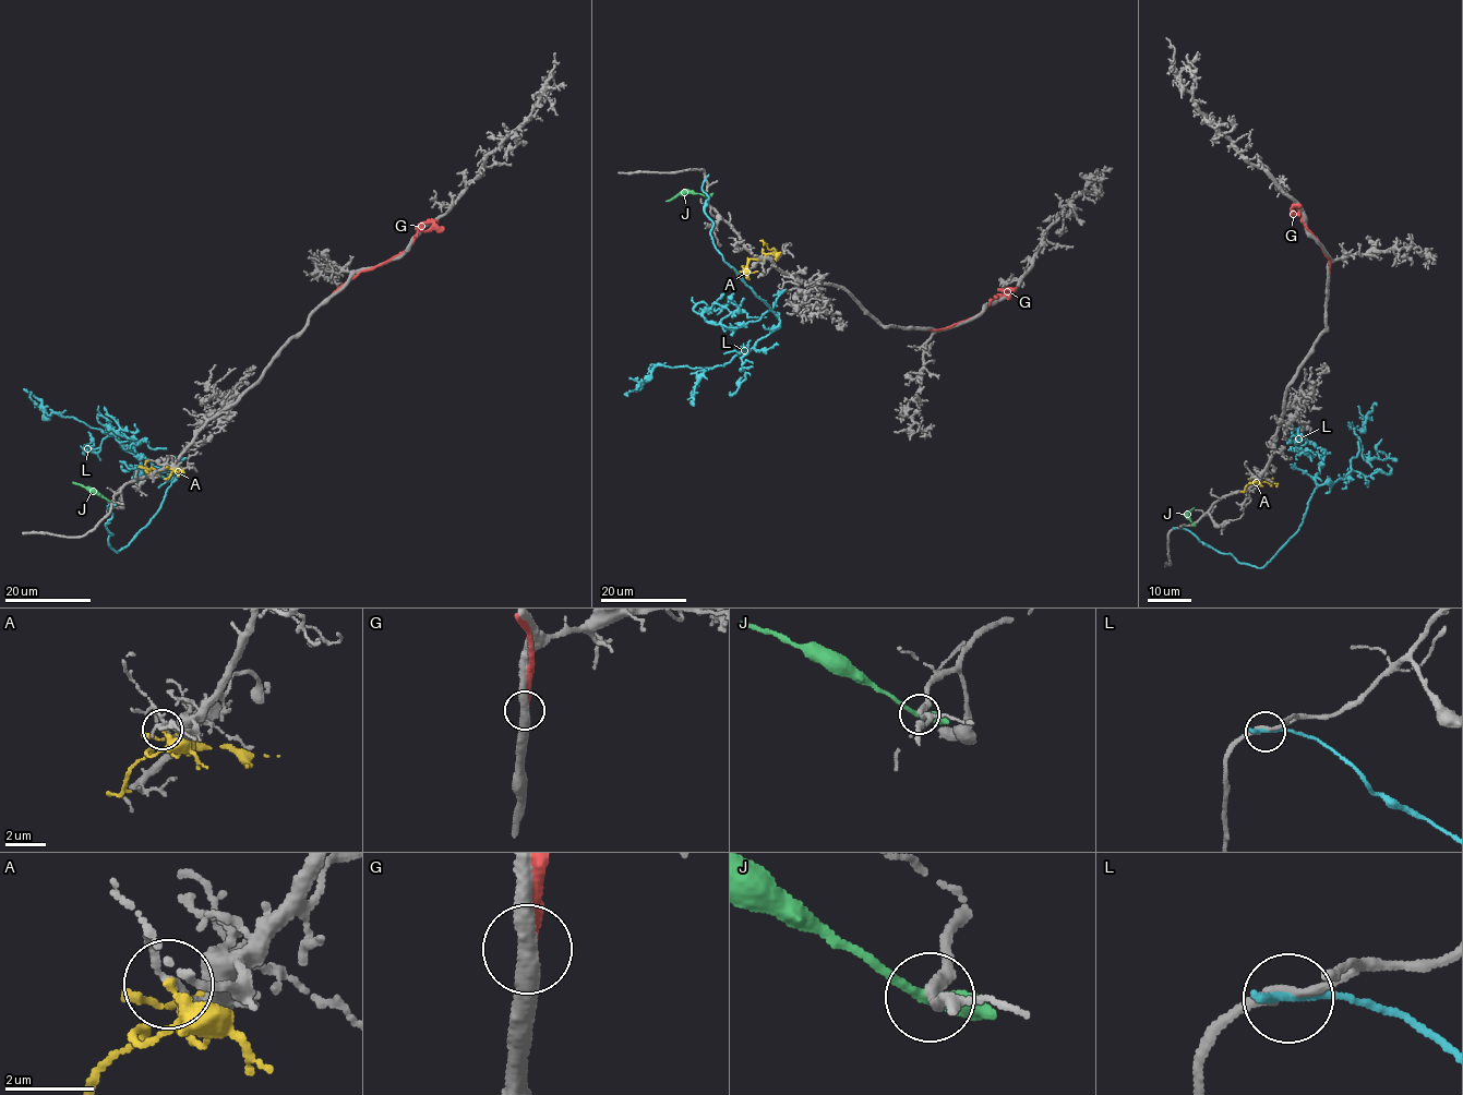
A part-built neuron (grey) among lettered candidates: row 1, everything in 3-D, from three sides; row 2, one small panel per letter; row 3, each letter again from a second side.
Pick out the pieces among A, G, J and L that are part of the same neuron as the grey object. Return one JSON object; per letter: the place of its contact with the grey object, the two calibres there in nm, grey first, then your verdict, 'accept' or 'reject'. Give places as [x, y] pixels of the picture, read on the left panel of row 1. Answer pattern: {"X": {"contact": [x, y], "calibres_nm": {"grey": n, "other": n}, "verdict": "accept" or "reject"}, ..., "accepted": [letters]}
{"A": {"contact": [178, 467], "calibres_nm": {"grey": 110, "other": 190}, "verdict": "reject"}, "G": {"contact": [340, 287], "calibres_nm": {"grey": 420, "other": 300}, "verdict": "reject"}, "J": {"contact": [111, 502], "calibres_nm": {"grey": 240, "other": 320}, "verdict": "reject"}, "L": {"contact": [112, 505], "calibres_nm": {"grey": 260, "other": 200}, "verdict": "reject"}, "accepted": []}

